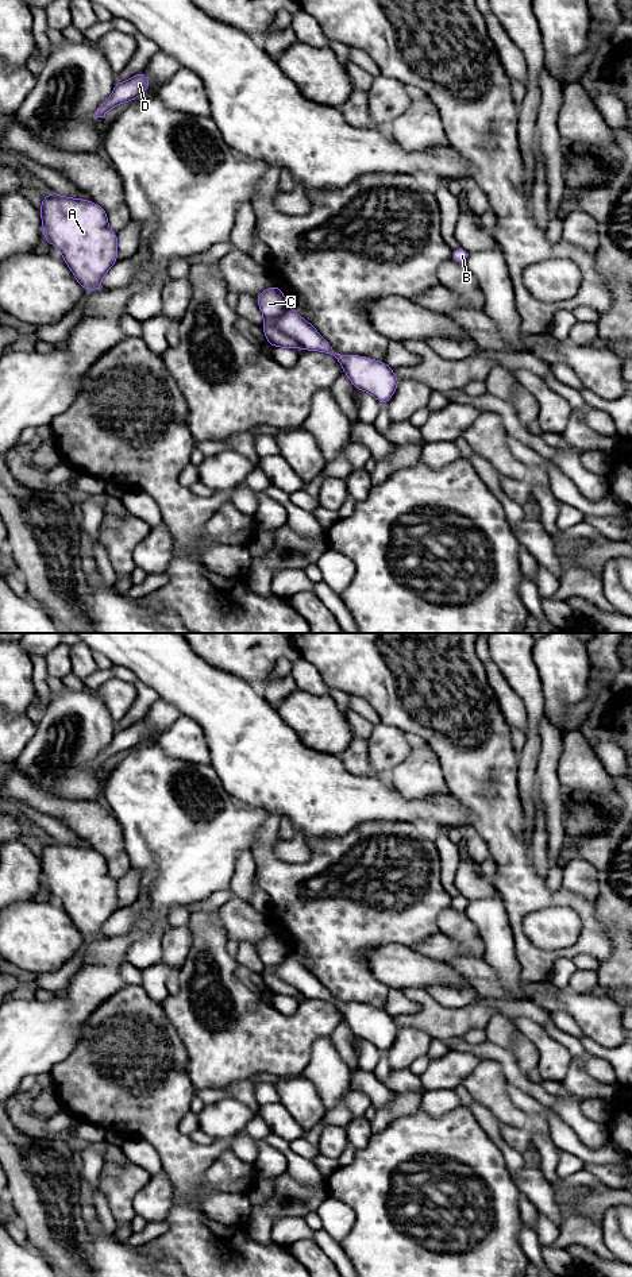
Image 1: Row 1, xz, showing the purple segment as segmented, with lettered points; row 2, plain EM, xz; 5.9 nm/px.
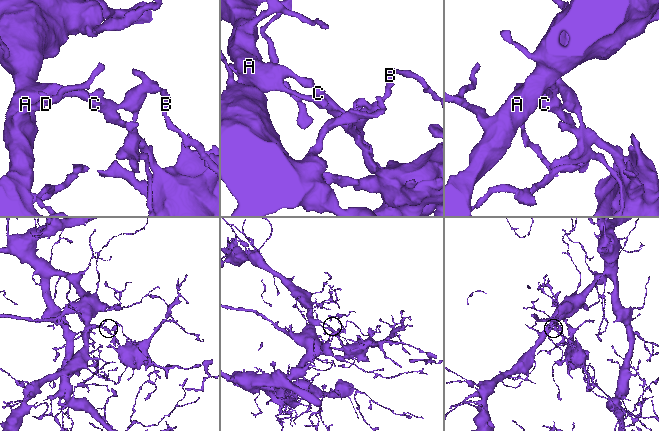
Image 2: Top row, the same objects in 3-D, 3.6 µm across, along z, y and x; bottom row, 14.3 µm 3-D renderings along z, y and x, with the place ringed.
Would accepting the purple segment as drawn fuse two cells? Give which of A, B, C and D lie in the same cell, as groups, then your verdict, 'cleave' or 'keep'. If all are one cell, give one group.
A B D / C | cleave

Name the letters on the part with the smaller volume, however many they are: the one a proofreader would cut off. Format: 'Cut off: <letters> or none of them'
Cut off: C

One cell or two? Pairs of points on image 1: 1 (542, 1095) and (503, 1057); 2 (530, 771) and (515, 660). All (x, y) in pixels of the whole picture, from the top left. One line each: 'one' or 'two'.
1: one
2: one

